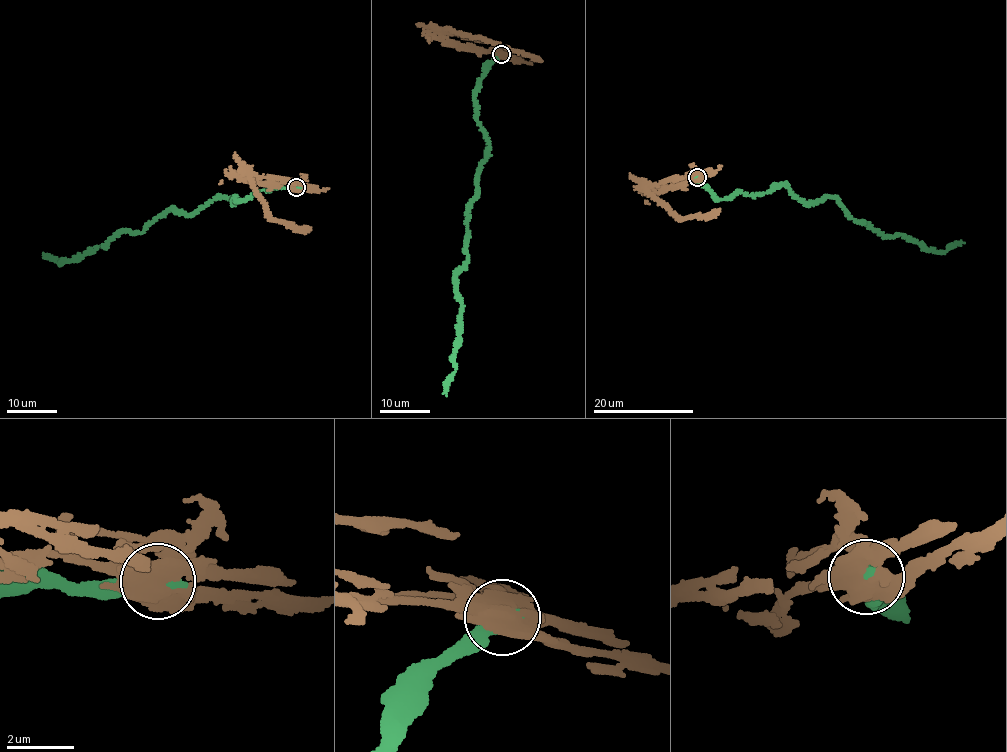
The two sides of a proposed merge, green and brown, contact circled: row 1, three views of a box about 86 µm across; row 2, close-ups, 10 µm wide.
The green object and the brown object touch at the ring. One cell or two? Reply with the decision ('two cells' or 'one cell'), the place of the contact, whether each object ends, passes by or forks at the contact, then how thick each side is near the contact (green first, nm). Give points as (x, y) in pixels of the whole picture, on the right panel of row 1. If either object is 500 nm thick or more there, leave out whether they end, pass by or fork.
two cells | (697, 177) | 480/550 nm

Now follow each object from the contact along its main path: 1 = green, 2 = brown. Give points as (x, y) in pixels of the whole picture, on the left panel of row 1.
1: (296, 187), (232, 205), (222, 196), (188, 215), (166, 210), (139, 233), (122, 232), (63, 262), (43, 254)
2: (296, 187), (246, 177), (243, 173), (247, 172), (253, 181), (273, 219), (311, 228)

